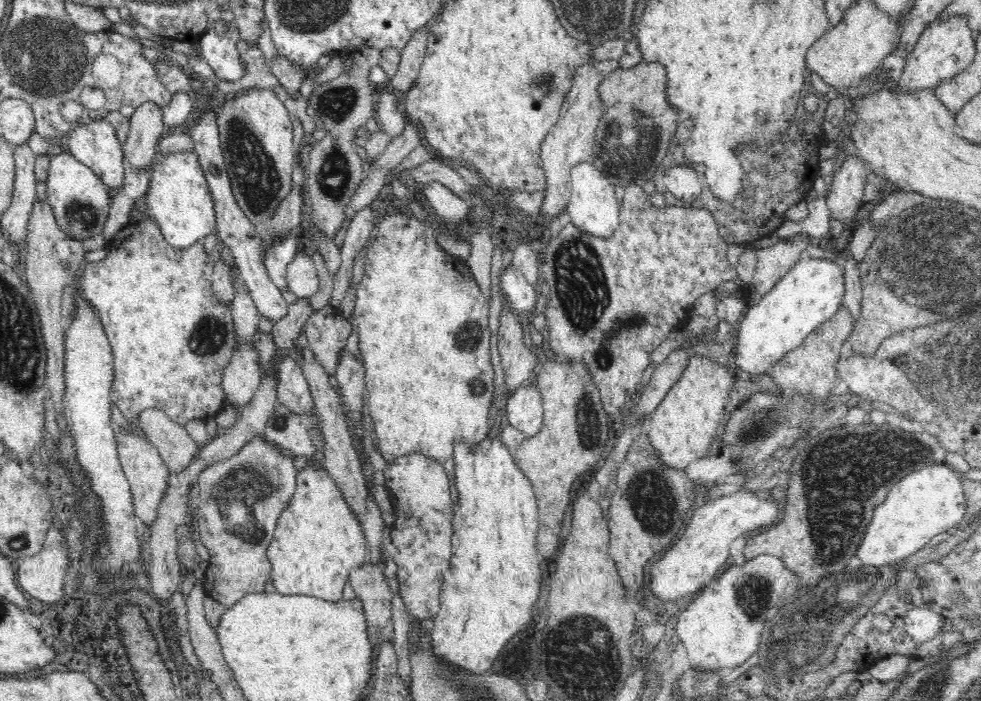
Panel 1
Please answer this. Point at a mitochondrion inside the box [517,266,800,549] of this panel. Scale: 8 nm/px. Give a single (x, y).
(652, 504)

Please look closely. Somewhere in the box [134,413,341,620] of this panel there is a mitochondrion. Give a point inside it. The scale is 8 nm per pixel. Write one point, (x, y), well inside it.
(243, 492)

